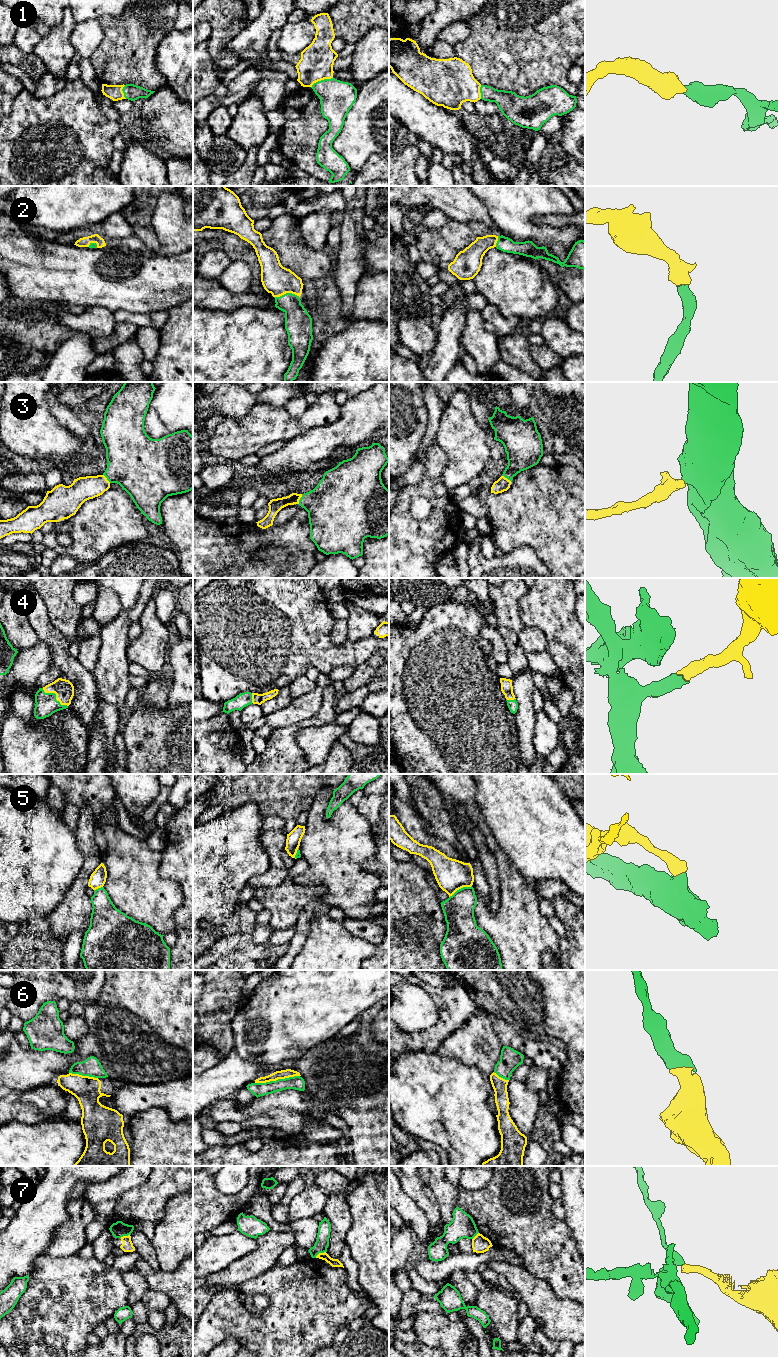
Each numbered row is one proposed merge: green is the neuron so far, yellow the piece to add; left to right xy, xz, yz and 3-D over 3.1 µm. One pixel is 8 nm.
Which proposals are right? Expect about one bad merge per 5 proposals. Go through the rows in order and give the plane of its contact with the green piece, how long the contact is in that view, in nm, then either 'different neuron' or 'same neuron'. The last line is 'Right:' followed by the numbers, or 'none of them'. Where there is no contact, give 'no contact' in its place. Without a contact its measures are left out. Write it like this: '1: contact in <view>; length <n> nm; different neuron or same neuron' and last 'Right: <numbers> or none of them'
1: contact in xz; length 190 nm; same neuron
2: contact in xz; length 200 nm; same neuron
3: contact in xz; length 90 nm; same neuron
4: contact in xy; length 260 nm; same neuron
5: contact in yz; length 200 nm; different neuron
6: contact in xz; length 360 nm; same neuron
7: contact in xz; length 100 nm; different neuron
Right: 1, 2, 3, 4, 6

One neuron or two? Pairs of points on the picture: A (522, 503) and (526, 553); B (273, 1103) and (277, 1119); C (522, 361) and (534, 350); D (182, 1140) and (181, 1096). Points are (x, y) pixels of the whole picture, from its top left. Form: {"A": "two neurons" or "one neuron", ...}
{"A": "two neurons", "B": "two neurons", "C": "two neurons", "D": "two neurons"}

